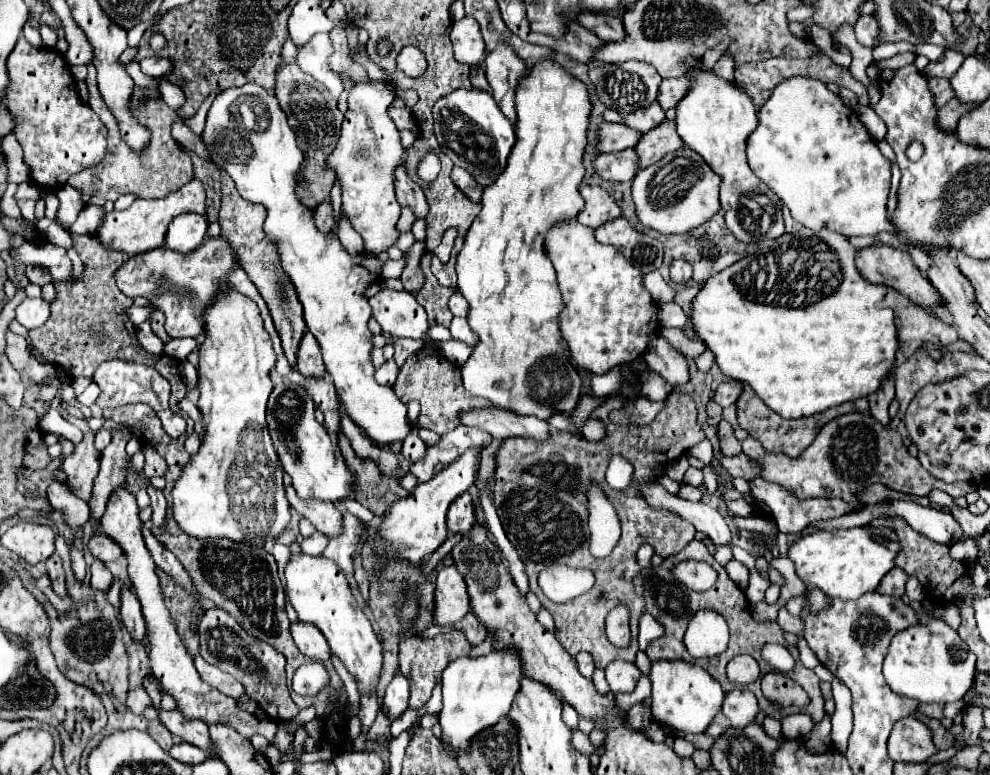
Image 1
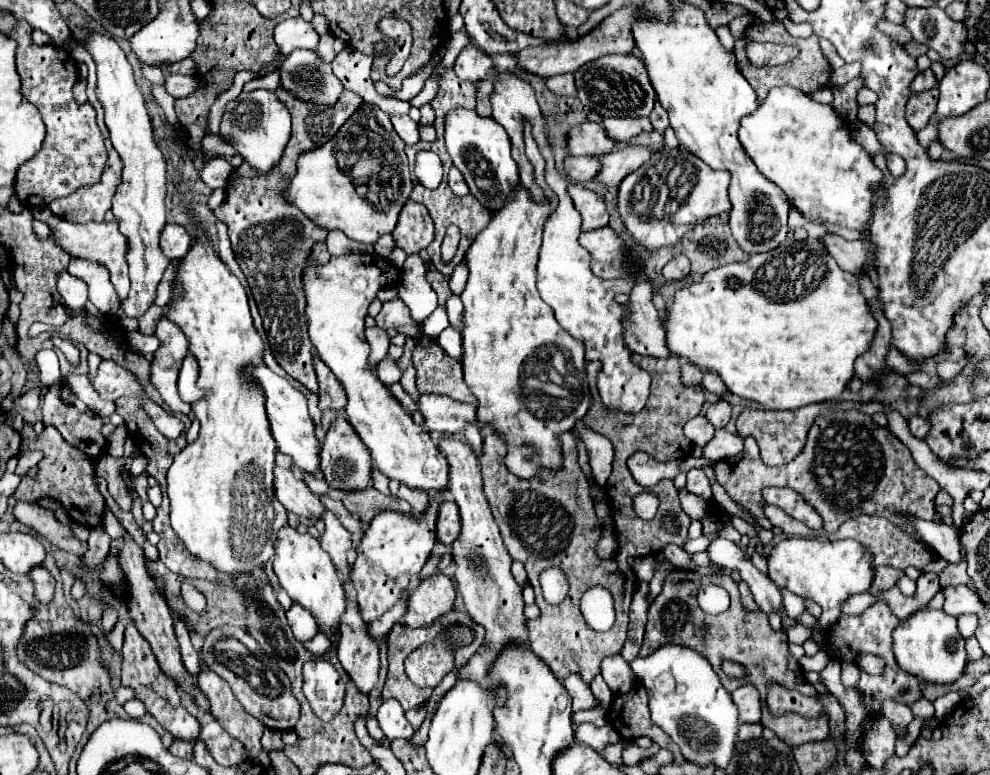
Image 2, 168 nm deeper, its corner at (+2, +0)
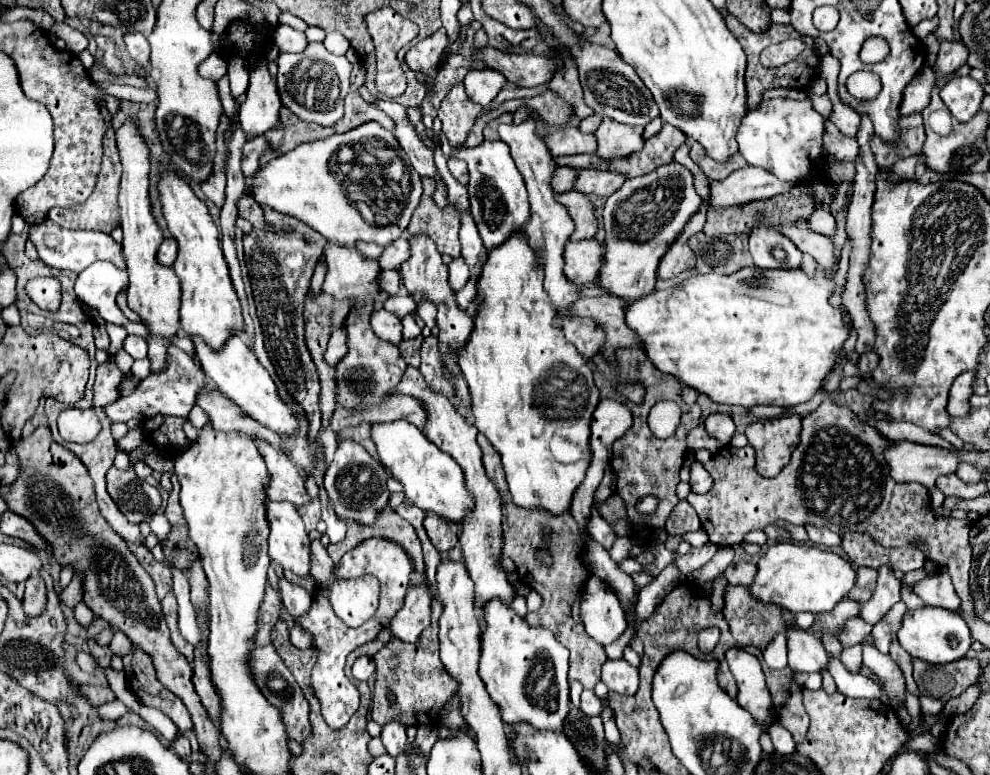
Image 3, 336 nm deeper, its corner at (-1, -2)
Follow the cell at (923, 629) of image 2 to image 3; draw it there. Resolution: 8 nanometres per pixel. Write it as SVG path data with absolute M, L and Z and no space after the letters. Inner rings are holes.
M923 605L915 611L905 611L901 629L897 631L897 639L911 657L917 657L935 665L961 659L971 647L971 631L965 619L957 611L949 611L943 607L929 607L929 605Z

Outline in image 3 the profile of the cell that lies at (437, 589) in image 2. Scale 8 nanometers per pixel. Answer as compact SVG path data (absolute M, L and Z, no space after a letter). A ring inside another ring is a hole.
M423 585L409 587L403 607L391 619L389 625L391 635L395 635L405 643L413 643L419 637L419 633L427 629L431 623L431 599L433 599L433 587Z

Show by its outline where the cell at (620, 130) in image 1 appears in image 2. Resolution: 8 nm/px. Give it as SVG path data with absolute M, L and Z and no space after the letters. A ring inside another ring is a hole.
M586 121L570 131L568 147L572 155L604 155L610 153L616 143L600 123Z

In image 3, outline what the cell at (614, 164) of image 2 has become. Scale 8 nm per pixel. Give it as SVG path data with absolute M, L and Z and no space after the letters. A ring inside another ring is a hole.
M577 169L577 179L573 189L583 195L599 195L607 197L615 193L623 185L623 175L611 171L591 171L591 169Z

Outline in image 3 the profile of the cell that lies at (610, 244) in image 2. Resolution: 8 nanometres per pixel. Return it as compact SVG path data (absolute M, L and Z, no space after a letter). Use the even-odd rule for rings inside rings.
M595 239L567 241L565 251L563 251L565 277L575 285L597 281L601 255L603 255L603 247Z

